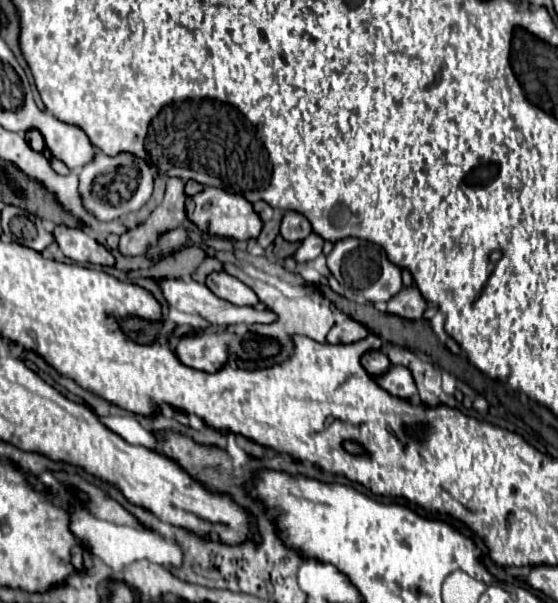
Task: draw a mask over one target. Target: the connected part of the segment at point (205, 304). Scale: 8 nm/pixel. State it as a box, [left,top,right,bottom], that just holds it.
[161,278,275,336]

